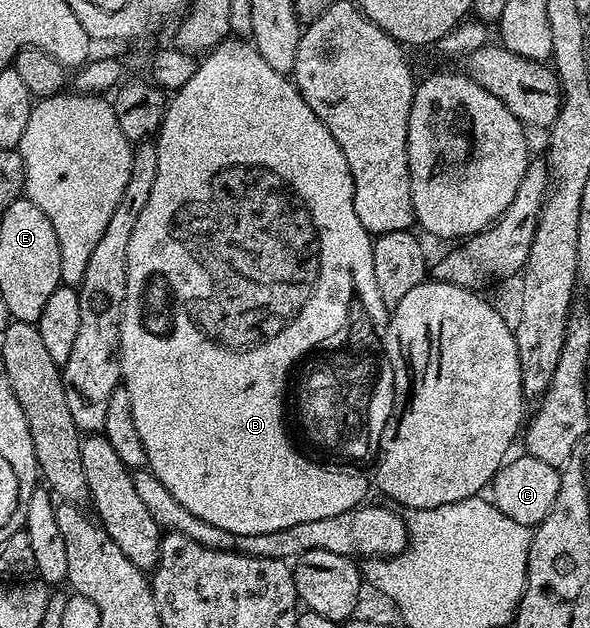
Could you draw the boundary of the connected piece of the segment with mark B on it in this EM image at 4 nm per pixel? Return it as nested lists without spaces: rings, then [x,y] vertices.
[[[230,38],[229,47],[218,45],[212,48],[211,55],[214,55],[213,63],[209,59],[200,60],[197,63],[195,73],[187,85],[183,85],[168,100],[165,108],[165,119],[161,122],[161,130],[155,136],[157,145],[157,156],[159,157],[159,173],[155,177],[155,189],[151,189],[151,197],[147,197],[147,205],[143,205],[143,213],[139,213],[139,221],[135,221],[135,230],[131,233],[131,242],[127,244],[127,289],[125,290],[125,300],[121,310],[121,383],[127,389],[127,394],[131,396],[131,417],[135,417],[135,430],[139,433],[139,438],[143,440],[143,449],[147,449],[147,467],[153,472],[159,482],[165,486],[195,517],[203,517],[203,521],[211,525],[219,525],[219,529],[227,529],[227,533],[236,535],[254,535],[255,533],[276,533],[278,529],[288,529],[291,525],[299,525],[303,521],[320,521],[323,517],[339,517],[339,513],[347,513],[353,507],[360,507],[366,502],[365,494],[371,491],[371,484],[368,483],[362,475],[351,469],[339,469],[338,467],[320,467],[309,462],[309,458],[298,454],[287,441],[285,431],[281,427],[281,379],[285,379],[285,367],[293,363],[293,355],[300,355],[309,347],[309,343],[317,343],[331,333],[331,317],[327,321],[325,329],[325,295],[335,295],[337,289],[343,289],[343,283],[351,285],[351,279],[355,281],[355,289],[361,294],[366,306],[370,307],[372,315],[380,320],[384,320],[387,315],[387,308],[383,297],[379,297],[379,285],[375,285],[375,265],[373,264],[373,239],[369,231],[359,221],[359,213],[355,213],[355,201],[353,200],[353,178],[351,169],[347,165],[347,157],[343,157],[343,149],[331,137],[327,125],[315,117],[311,105],[301,96],[301,90],[297,88],[296,83],[284,71],[276,71],[270,67],[264,66],[259,57],[256,47],[252,42],[244,38]]]

